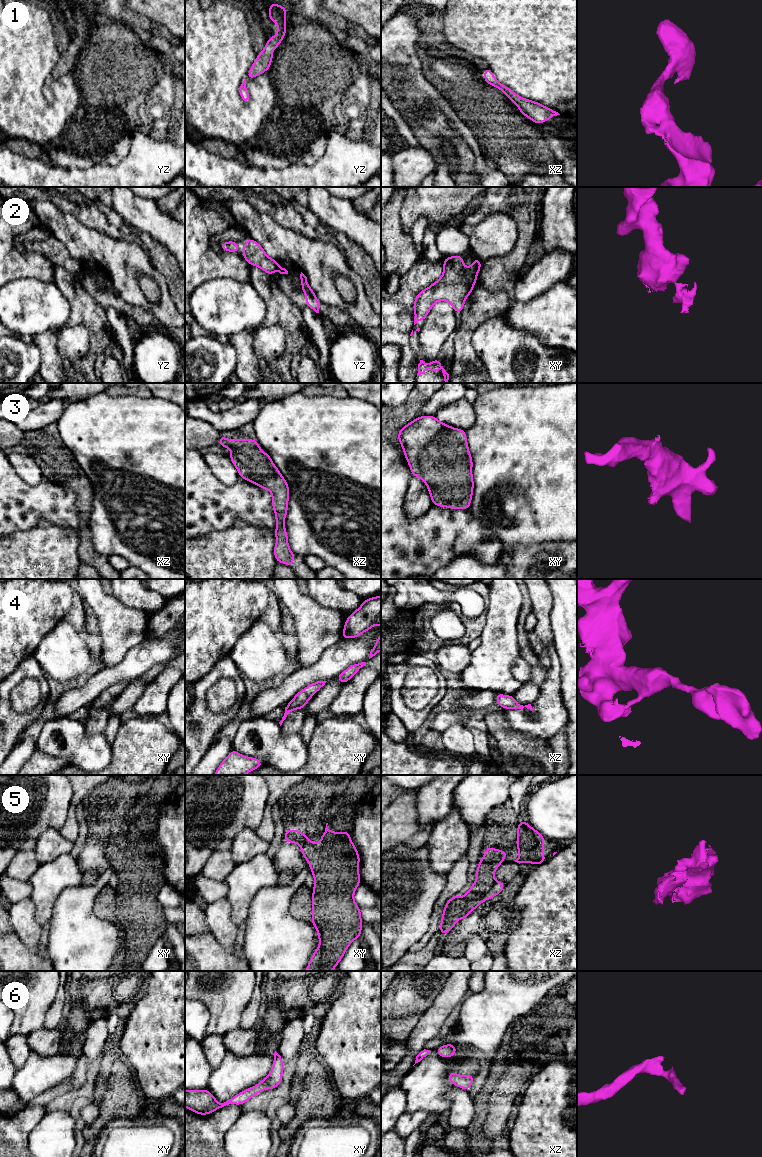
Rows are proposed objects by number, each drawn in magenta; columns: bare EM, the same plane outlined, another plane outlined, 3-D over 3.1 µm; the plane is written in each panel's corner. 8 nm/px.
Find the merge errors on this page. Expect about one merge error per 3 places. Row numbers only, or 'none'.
2

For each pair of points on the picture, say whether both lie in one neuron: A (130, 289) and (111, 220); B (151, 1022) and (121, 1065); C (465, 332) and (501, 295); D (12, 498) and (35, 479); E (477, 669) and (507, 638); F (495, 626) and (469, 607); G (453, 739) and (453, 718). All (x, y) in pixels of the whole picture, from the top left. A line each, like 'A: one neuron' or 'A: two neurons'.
A: two neurons
B: two neurons
C: one neuron
D: two neurons
E: one neuron
F: two neurons
G: two neurons

